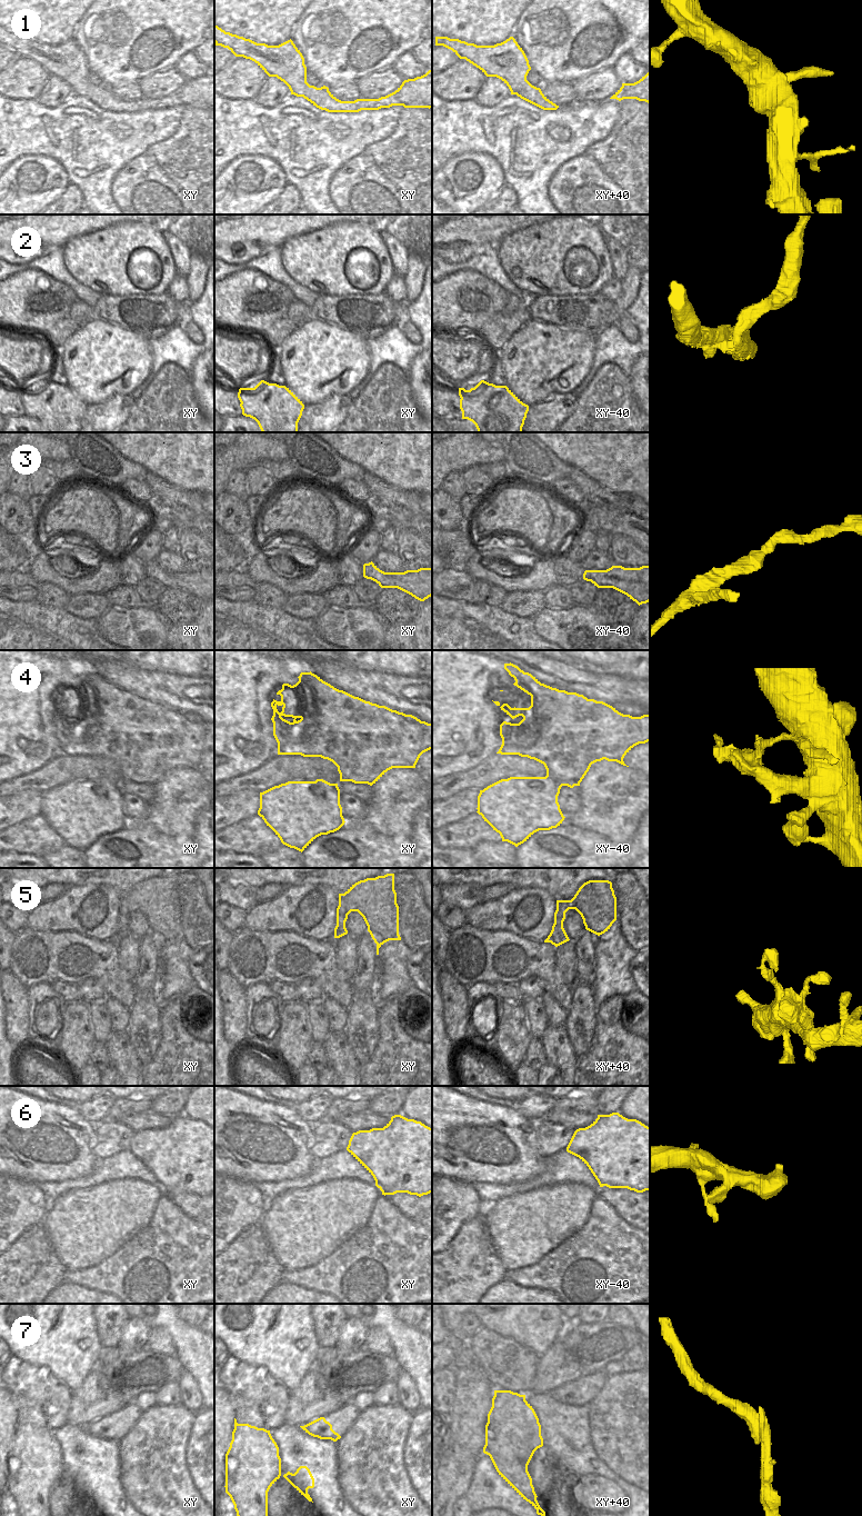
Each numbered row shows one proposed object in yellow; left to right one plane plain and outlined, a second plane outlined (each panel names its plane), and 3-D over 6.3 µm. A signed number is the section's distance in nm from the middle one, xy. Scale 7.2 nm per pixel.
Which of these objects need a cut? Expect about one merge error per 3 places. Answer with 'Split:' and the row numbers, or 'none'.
Split: 2, 4, 6

